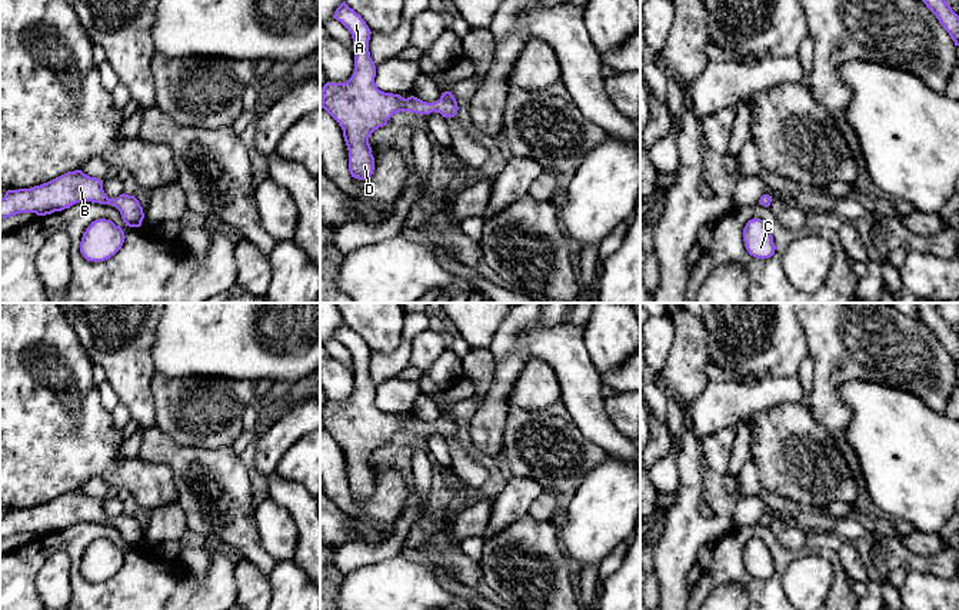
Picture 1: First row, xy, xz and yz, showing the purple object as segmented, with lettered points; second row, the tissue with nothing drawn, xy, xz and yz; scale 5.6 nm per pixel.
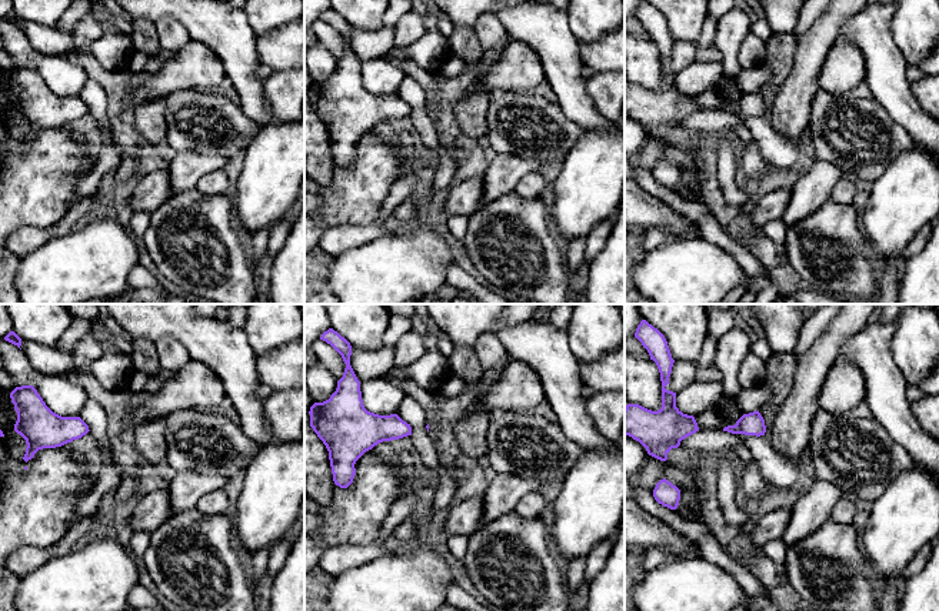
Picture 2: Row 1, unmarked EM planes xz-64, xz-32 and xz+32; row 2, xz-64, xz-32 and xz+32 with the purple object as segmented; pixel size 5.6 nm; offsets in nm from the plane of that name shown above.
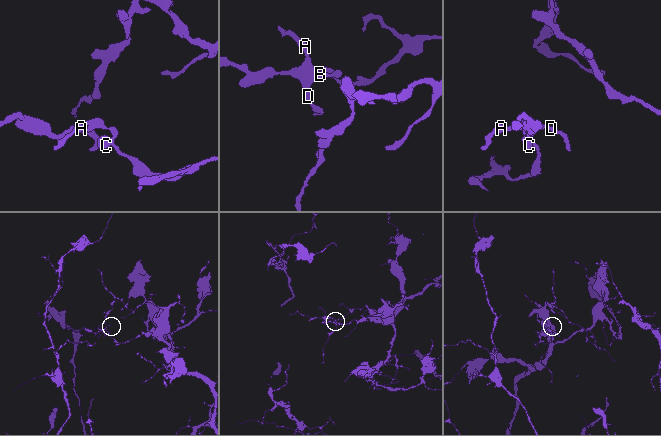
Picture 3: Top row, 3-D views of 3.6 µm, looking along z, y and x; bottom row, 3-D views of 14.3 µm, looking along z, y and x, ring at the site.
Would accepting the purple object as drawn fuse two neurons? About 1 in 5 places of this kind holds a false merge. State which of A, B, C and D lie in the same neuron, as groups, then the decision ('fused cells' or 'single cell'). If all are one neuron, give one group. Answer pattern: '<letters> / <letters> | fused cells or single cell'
A B C D | single cell

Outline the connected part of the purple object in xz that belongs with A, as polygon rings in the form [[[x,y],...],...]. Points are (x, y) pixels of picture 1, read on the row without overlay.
[[[344,321],[336,329],[333,339],[340,341],[352,354],[354,371],[354,391],[346,403],[326,403],[322,409],[322,424],[342,447],[349,470],[349,491],[352,497],[366,500],[373,494],[374,477],[369,457],[374,450],[400,431],[416,434],[440,433],[443,437],[457,434],[457,421],[452,411],[427,423],[414,416],[403,419],[400,414],[384,413],[374,403],[376,386],[370,377],[370,349],[366,341]]]

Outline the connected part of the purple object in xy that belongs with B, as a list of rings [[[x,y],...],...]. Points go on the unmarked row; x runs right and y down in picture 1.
[[[74,490],[40,506],[7,510],[0,520],[0,540],[19,533],[46,536],[80,521],[116,527],[129,547],[140,547],[144,539],[143,527],[134,516],[123,513],[116,519],[109,519],[103,510],[103,500]]]

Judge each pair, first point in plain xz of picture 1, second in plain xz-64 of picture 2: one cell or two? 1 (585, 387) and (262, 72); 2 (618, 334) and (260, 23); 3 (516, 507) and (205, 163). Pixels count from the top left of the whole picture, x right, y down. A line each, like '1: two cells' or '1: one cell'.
1: two cells
2: one cell
3: one cell

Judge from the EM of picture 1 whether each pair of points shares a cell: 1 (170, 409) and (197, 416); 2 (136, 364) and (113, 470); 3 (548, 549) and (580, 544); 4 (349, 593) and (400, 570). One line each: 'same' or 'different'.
1: same
2: different
3: different
4: same

